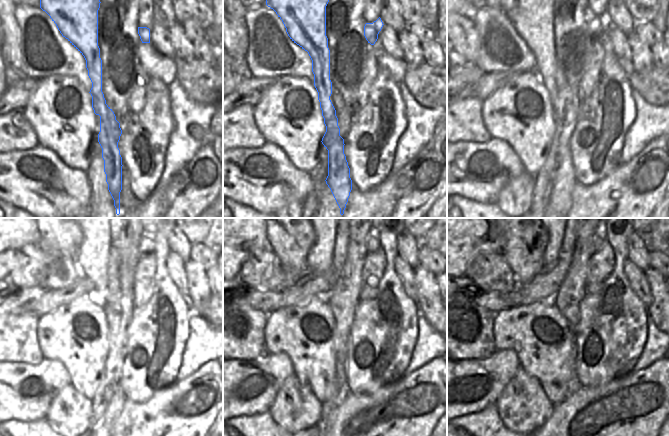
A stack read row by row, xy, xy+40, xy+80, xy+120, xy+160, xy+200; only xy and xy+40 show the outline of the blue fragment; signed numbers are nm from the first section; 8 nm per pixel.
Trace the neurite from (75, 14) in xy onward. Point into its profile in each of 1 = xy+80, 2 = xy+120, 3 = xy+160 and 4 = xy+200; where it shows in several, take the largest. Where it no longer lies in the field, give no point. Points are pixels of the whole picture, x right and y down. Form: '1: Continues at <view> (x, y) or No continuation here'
1: Continues at xy+80 (531, 14)
2: Continues at xy+120 (91, 238)
3: Continues at xy+160 (319, 260)
4: Continues at xy+200 (555, 238).

